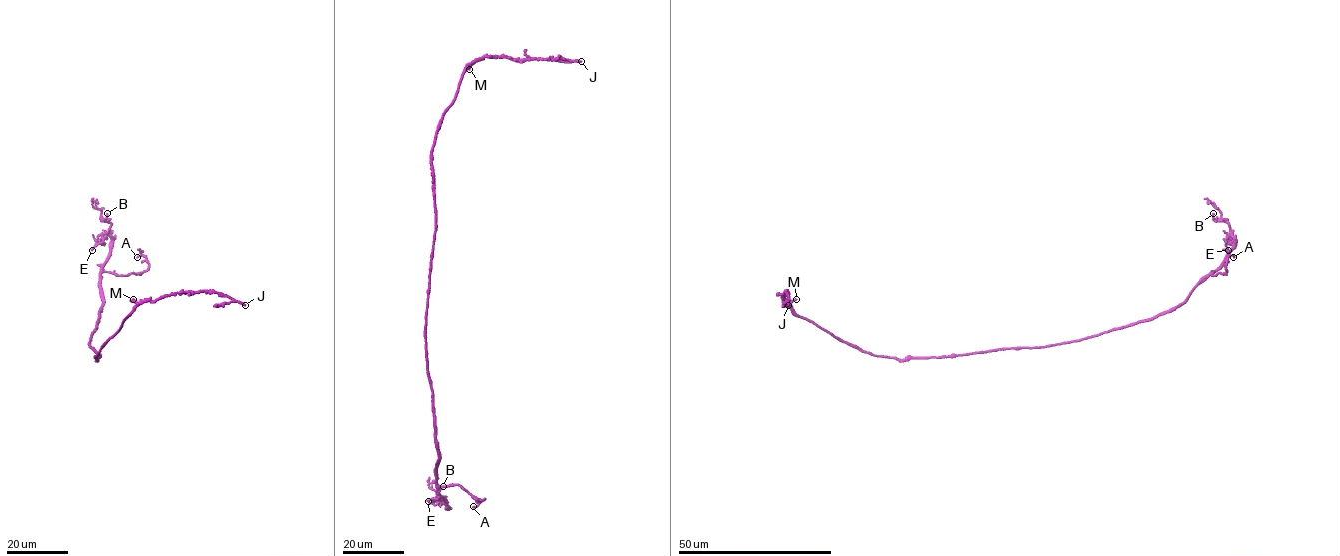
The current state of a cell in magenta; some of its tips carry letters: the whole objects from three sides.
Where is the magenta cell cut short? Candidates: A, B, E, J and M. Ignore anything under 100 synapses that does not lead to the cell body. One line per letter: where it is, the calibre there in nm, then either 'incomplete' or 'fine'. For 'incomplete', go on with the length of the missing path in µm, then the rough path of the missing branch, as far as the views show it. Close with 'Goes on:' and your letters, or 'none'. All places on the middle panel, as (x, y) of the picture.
A: (473, 506) | 120 nm | fine
B: (443, 486) | 150 nm | fine
E: (428, 501) | 180 nm | fine
J: (581, 61) | 300 nm | incomplete | 70 µm
M: (469, 69) | 240 nm | fine
Goes on: J

